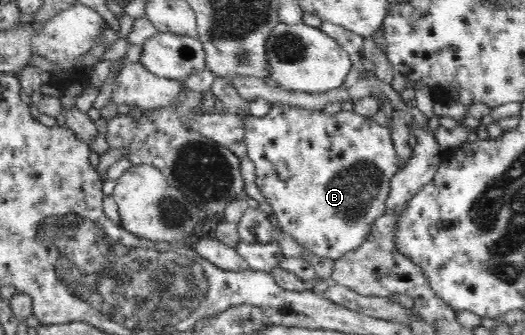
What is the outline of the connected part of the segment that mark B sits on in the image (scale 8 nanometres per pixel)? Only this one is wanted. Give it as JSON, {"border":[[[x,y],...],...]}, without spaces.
{"border":[[[272,103],[266,115],[262,117],[251,115],[248,119],[245,119],[244,134],[244,141],[246,142],[246,147],[248,147],[248,157],[255,164],[257,187],[273,207],[273,213],[277,216],[281,231],[293,237],[298,245],[301,245],[311,254],[334,261],[339,259],[342,254],[357,248],[368,235],[370,224],[387,211],[386,199],[390,193],[390,181],[400,167],[400,154],[397,153],[392,131],[389,130],[389,127],[382,126],[372,117],[360,116],[353,111],[346,112],[344,110],[333,115],[326,114],[323,111],[309,112],[308,115],[305,115],[305,112],[301,112],[301,108],[293,108],[287,104]]]}

